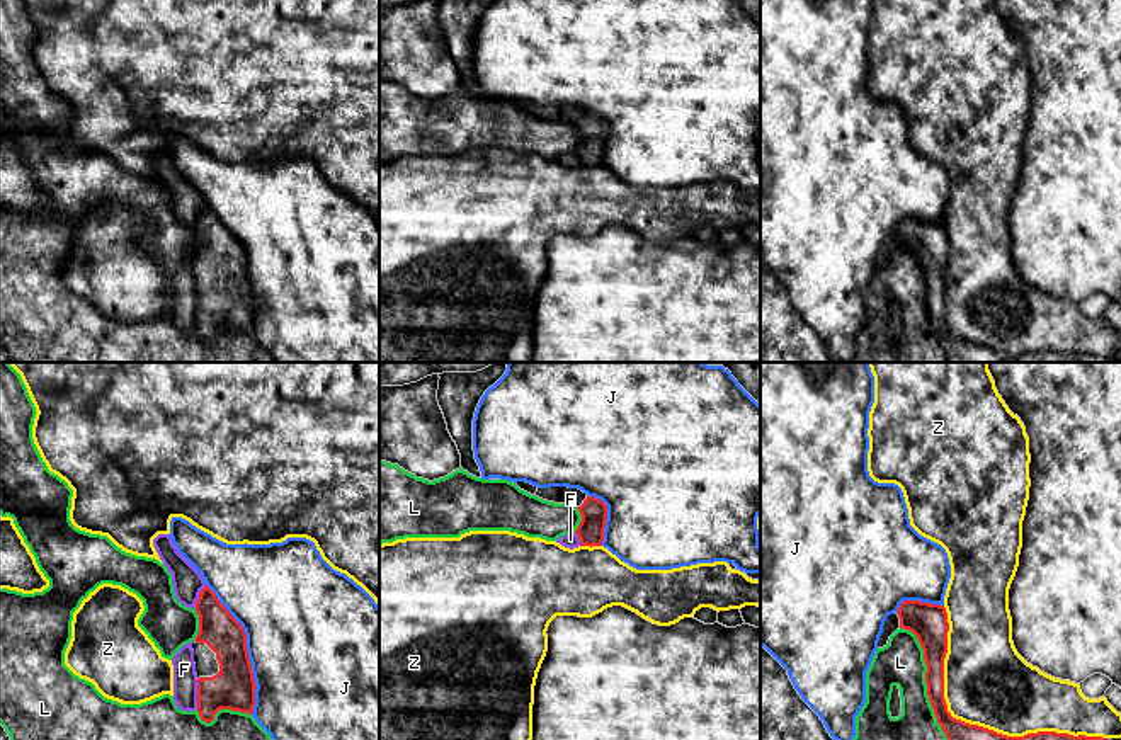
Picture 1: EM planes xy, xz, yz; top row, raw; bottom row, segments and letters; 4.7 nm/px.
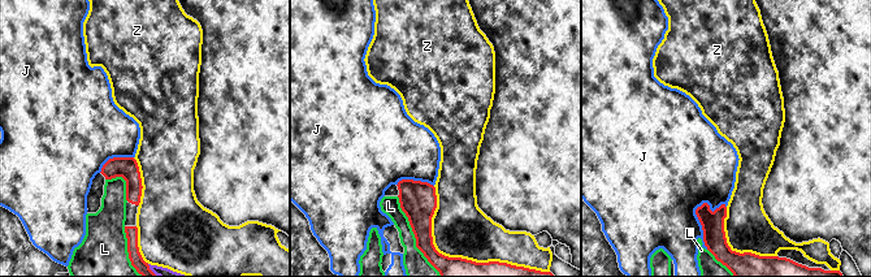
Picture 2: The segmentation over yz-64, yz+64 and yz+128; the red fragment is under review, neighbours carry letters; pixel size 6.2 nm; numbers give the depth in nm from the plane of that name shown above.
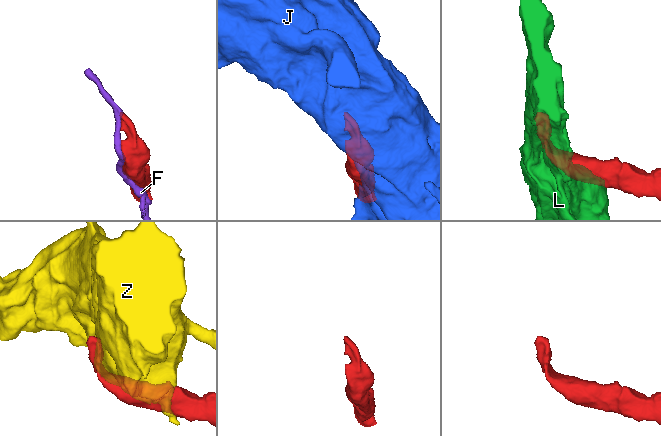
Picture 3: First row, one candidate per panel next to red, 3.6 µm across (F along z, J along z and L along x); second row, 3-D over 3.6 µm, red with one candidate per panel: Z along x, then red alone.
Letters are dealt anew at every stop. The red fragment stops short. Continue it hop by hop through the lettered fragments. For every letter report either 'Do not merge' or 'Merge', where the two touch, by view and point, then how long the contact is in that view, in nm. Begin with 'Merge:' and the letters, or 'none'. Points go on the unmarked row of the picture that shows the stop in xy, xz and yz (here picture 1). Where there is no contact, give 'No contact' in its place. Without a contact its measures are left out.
Merge: none
F: Do not merge. Touches red at xy (198, 313). Shared border 140 nm
J: Do not merge. Touches red at xy (245, 267). Shared border 650 nm
L: Do not merge. Touches red at yz (926, 301). Shared border 600 nm
Z: Do not merge. Touches red at yz (975, 344). Shared border 1000 nm

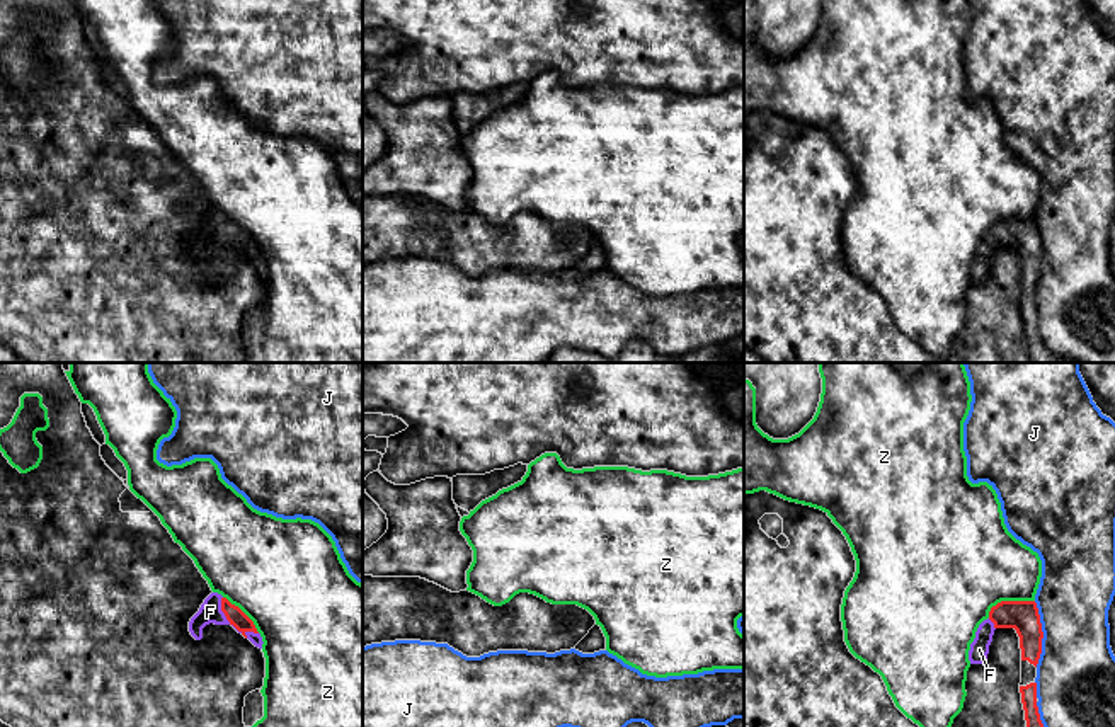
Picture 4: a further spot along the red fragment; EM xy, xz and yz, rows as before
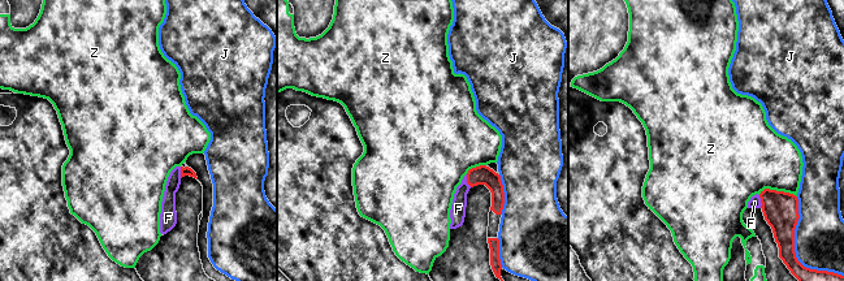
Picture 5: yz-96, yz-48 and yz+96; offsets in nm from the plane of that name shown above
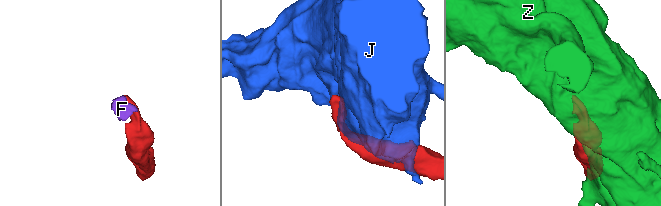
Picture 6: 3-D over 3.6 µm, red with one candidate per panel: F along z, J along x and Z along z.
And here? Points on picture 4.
Merge: F
F: Merge. Touches red at xy (232, 242). Shared border 260 nm
J: Do not merge. Touches red at yz (1042, 252). Shared border 320 nm
Z: Do not merge. Touches red at yz (1008, 220). Shared border 240 nm

